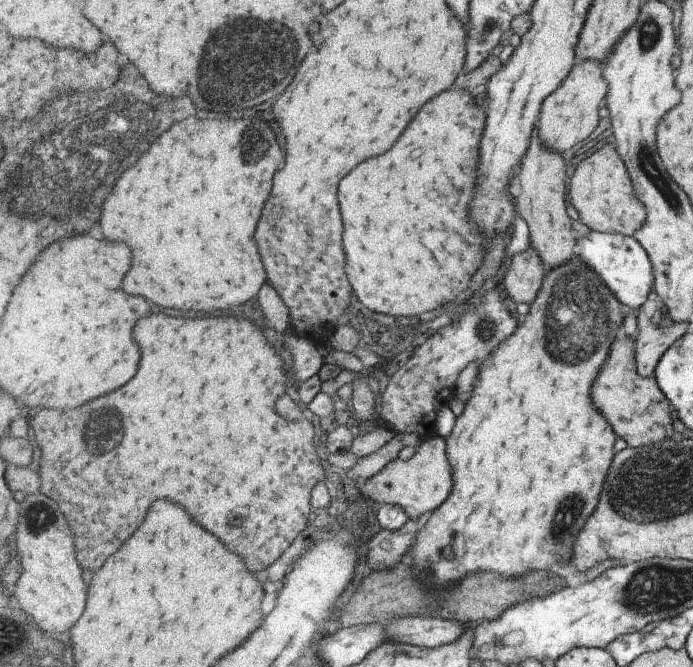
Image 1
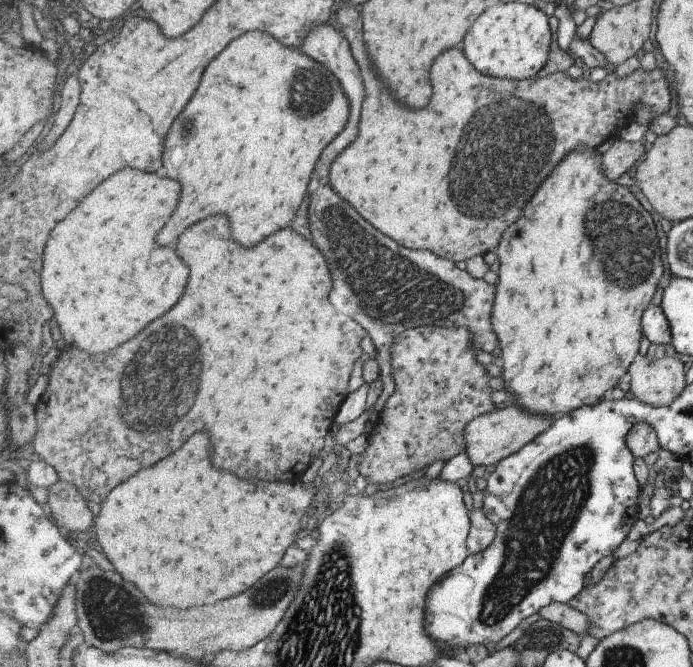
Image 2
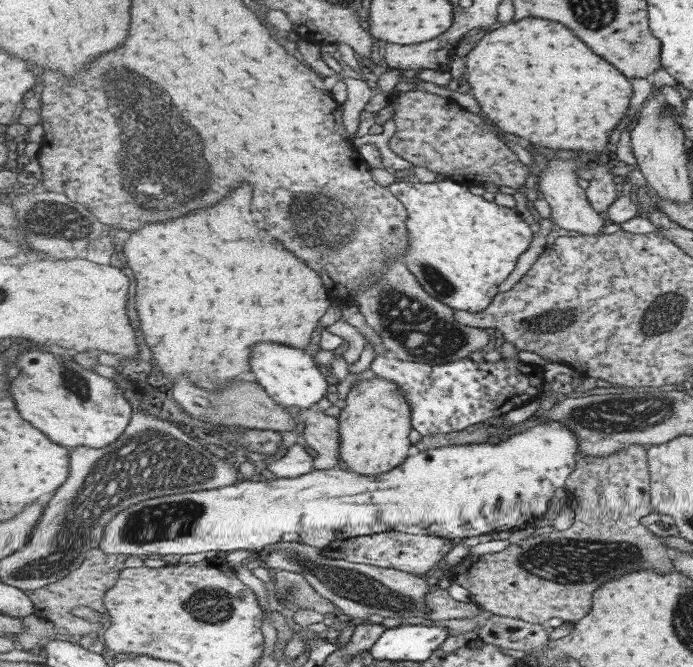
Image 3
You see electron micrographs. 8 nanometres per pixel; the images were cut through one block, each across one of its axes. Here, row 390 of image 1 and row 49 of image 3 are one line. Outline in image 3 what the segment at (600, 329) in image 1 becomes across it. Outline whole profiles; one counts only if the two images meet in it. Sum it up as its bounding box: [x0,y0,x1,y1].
[465,17,633,152]

